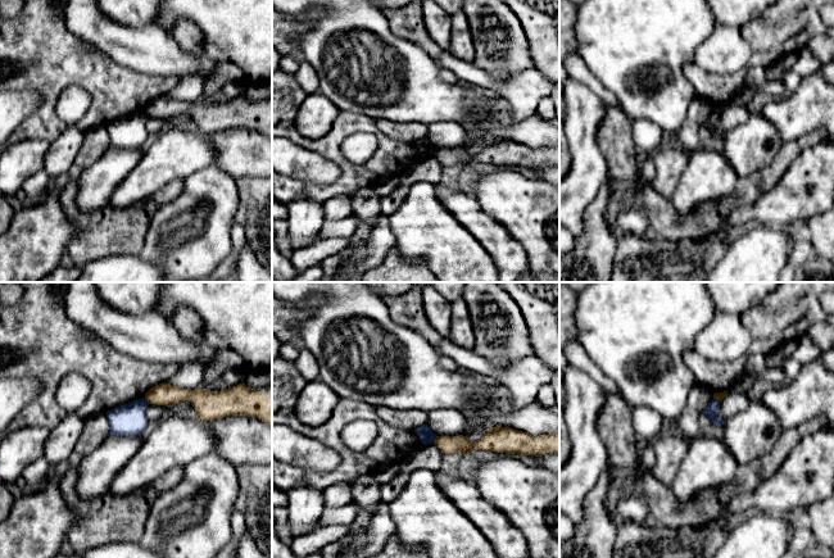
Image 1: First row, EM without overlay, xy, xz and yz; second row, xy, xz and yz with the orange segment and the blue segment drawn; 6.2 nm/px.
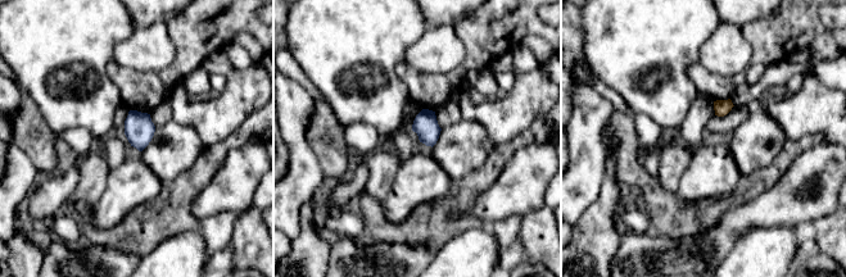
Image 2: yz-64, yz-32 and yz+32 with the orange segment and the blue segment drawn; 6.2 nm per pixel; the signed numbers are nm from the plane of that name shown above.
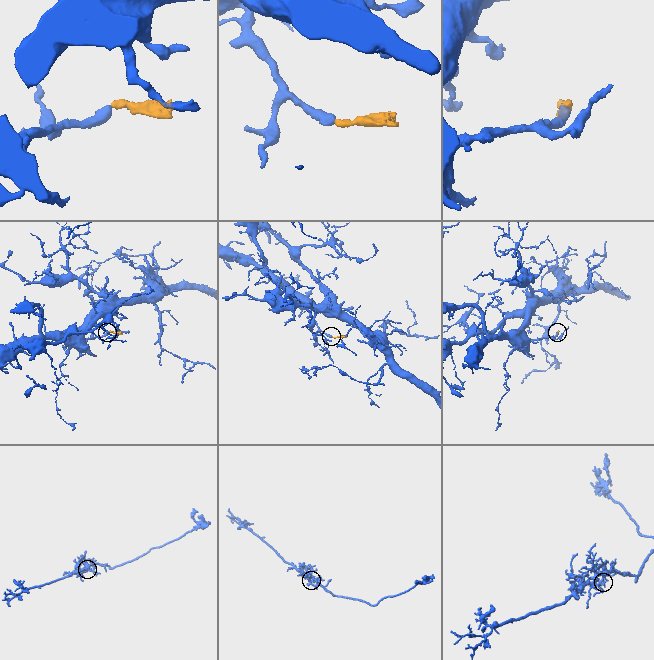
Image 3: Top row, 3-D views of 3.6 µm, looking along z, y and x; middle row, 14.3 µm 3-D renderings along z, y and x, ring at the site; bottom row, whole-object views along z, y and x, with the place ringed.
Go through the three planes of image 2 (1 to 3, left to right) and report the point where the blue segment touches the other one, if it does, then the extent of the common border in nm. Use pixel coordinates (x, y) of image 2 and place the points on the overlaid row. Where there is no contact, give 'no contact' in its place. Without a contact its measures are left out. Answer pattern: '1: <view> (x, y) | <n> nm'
1: no contact
2: no contact
3: no contact

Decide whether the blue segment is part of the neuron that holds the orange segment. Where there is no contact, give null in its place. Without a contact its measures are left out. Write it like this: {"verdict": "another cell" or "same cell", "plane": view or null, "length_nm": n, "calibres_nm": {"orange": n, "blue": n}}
{"verdict": "another cell", "plane": "xz", "length_nm": 50, "calibres_nm": {"orange": 110, "blue": 90}}

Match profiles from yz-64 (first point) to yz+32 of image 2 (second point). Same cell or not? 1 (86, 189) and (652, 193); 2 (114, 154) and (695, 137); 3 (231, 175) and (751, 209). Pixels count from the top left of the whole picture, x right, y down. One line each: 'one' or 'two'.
1: two
2: one
3: one

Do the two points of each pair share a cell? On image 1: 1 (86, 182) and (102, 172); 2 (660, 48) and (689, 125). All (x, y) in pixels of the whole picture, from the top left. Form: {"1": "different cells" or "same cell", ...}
{"1": "same cell", "2": "different cells"}

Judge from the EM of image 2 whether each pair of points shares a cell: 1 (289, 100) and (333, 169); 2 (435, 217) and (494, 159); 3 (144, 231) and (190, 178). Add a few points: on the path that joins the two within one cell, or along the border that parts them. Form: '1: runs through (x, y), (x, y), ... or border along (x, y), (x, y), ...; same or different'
1: border along (313, 99), (306, 142), (317, 157); different
2: runs through (451, 207), (483, 175); same
3: runs through (157, 218), (182, 191); same

